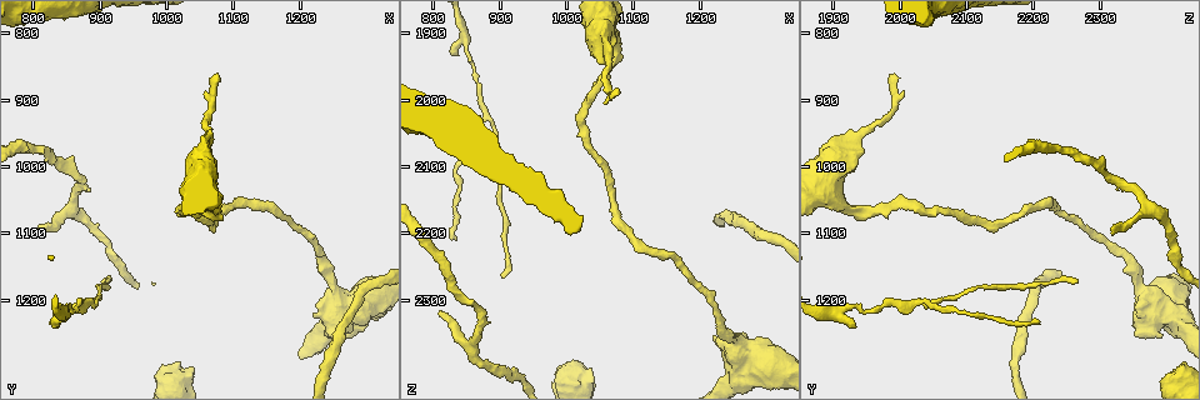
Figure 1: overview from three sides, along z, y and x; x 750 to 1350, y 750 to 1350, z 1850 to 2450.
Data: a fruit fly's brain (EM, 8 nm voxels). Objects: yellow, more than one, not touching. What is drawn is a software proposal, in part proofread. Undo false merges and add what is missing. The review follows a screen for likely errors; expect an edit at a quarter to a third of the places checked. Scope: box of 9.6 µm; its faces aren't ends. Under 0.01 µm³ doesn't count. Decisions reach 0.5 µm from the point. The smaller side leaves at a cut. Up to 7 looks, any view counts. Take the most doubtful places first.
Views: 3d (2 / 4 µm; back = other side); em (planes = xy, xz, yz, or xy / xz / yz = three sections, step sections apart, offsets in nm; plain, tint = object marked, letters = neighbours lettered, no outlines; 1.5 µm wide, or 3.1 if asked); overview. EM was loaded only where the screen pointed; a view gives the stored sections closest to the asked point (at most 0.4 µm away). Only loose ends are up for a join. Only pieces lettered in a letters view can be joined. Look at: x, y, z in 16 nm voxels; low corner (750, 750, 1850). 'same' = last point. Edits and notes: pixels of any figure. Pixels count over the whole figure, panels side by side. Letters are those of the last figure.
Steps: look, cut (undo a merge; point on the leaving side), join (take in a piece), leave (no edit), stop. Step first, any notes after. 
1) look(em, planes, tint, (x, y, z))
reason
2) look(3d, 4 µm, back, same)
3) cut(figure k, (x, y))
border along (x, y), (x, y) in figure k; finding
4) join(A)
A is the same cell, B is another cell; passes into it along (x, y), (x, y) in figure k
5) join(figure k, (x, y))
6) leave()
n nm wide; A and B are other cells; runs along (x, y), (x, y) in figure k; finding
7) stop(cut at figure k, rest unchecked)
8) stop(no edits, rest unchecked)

look(em, planes, letters, (810, 1105, 2320))
an open end

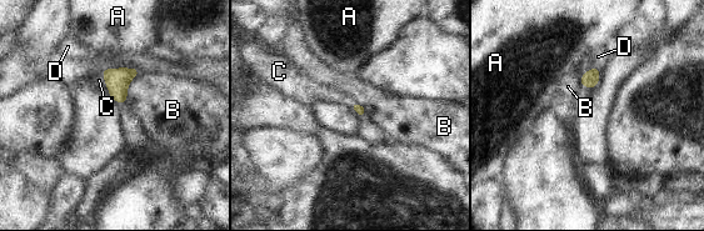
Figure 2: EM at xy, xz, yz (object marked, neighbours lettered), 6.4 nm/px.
join(C)
C is the same cell, A, B and D are other cells; it goes on there

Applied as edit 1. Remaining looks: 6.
look(overview)
redraw

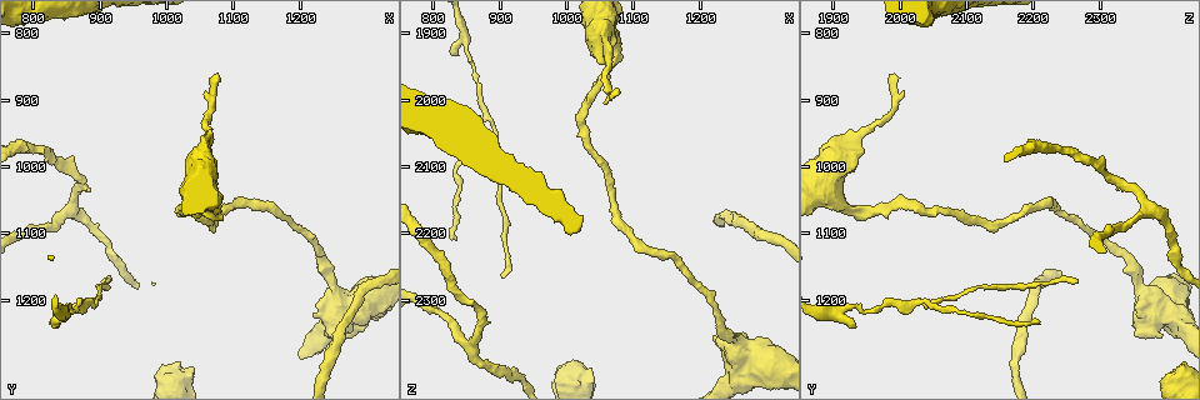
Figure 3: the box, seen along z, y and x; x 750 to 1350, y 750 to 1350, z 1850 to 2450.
look(em, planes, letters, (835, 1240, 1935))
free end

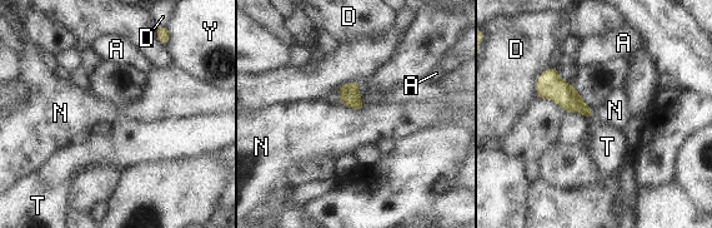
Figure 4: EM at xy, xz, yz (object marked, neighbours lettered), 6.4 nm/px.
join(T)
D touches over 200 nm; T is the same cell, A, D, N and Y are other cells; passes into it along (562, 93), (591, 117), (607, 147) in figure 4; the neuron continues

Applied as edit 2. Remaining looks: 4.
look(overview)

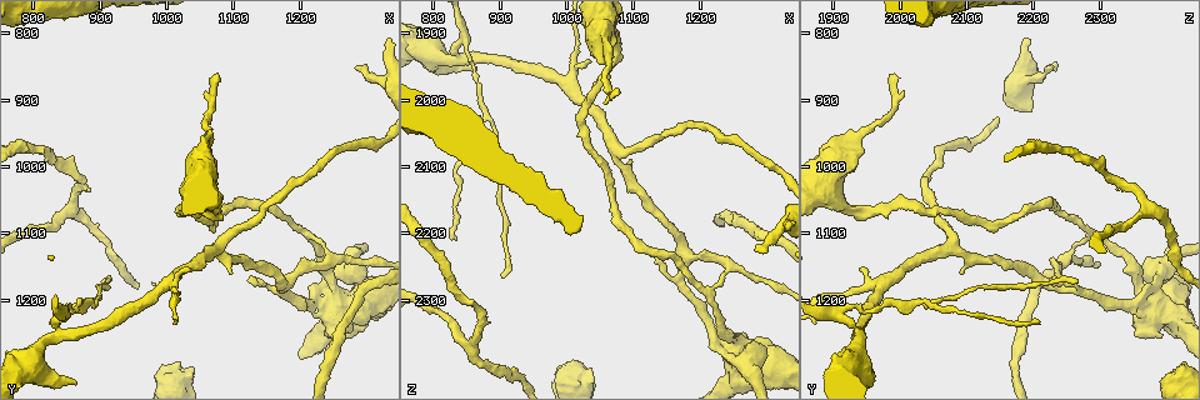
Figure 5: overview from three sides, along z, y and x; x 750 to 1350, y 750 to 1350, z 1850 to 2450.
look(em, planes, plain, (1035, 1300, 2415))
thick end

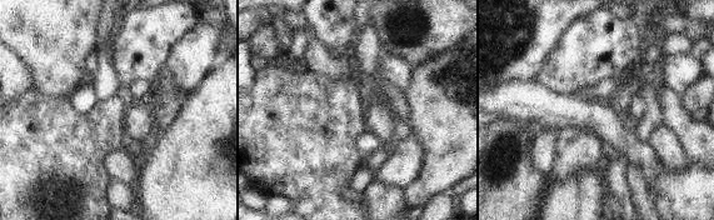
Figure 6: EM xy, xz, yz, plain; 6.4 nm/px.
look(em, planes, letters, same)
what lies round it

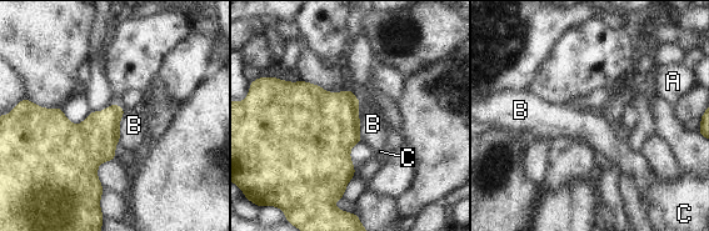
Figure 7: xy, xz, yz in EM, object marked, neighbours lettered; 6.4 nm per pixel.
leave()
A, B and C are other cells; border along (354, 95), (363, 140) in figure 7; no lettered piece goes on from it

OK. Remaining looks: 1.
stop(join at figure 2, join at figure 4, rest unchecked)

